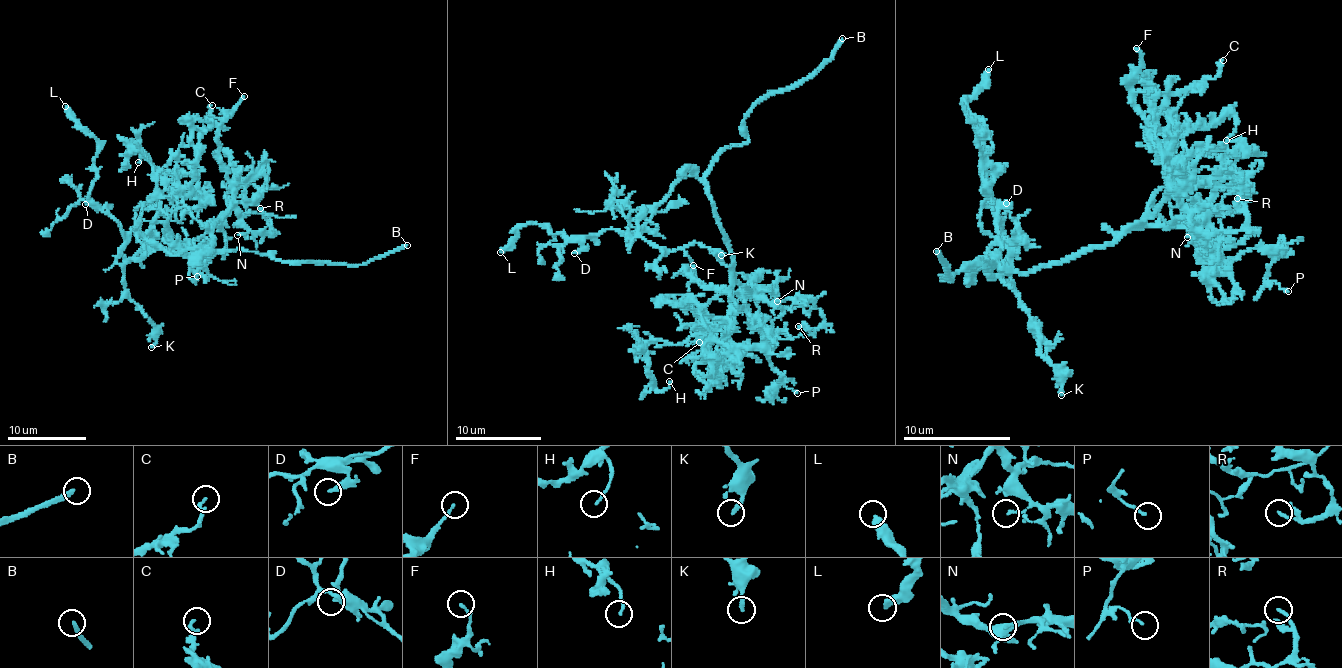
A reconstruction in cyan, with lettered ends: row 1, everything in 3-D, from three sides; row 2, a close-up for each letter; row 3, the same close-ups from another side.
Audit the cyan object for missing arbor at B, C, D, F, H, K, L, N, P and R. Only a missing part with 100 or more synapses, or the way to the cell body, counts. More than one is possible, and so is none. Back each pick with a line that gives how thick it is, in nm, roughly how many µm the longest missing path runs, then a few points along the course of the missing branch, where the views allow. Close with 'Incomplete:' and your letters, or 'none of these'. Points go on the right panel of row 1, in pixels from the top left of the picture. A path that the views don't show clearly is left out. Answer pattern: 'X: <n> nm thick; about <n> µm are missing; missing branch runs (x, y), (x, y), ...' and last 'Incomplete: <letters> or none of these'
B: 220 nm thick; about 30 µm are missing; missing branch runs (936, 251), (942, 245), (937, 217), (945, 206), (941, 195), (954, 188), (942, 169), (958, 144), (956, 152)
Incomplete: B

